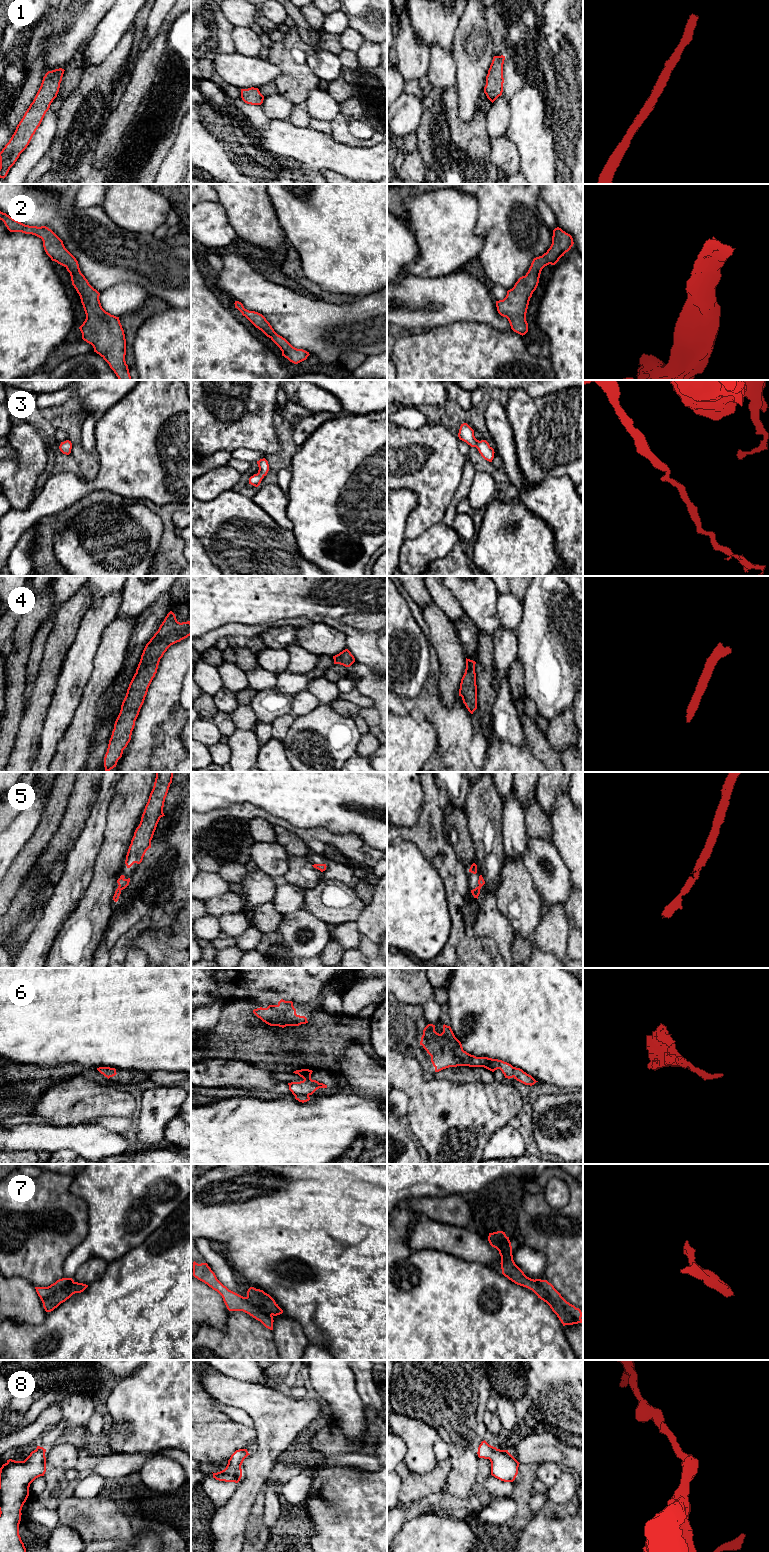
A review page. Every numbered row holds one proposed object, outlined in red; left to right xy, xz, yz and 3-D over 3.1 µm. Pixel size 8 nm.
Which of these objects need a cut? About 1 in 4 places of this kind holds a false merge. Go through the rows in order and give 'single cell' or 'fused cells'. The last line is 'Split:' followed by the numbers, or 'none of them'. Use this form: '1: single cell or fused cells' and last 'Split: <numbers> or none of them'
1: single cell
2: single cell
3: single cell
4: single cell
5: single cell
6: single cell
7: single cell
8: single cell
Split: none of them

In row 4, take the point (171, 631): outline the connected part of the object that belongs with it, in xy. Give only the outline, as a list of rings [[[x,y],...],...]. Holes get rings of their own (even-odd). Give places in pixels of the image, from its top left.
[[[170,611],[158,631],[146,644],[114,724],[104,757],[105,771],[116,767],[123,750],[131,740],[135,721],[144,703],[148,688],[157,673],[160,659],[171,645],[190,635],[191,622],[178,622],[175,614]]]

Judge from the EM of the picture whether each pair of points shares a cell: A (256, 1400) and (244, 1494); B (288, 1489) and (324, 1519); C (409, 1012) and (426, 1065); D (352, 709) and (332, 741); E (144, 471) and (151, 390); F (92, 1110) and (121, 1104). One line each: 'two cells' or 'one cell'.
A: one cell
B: two cells
C: one cell
D: two cells
E: one cell
F: one cell

